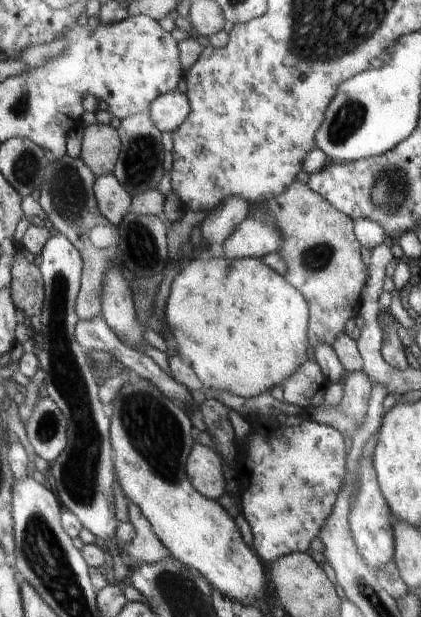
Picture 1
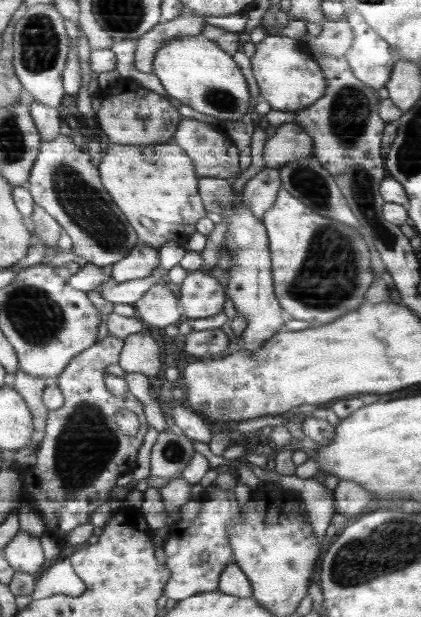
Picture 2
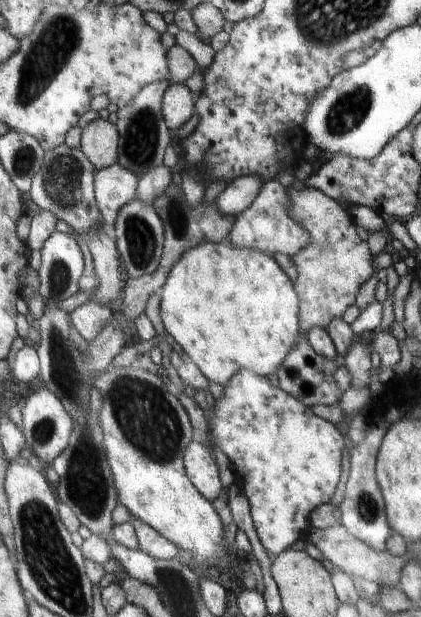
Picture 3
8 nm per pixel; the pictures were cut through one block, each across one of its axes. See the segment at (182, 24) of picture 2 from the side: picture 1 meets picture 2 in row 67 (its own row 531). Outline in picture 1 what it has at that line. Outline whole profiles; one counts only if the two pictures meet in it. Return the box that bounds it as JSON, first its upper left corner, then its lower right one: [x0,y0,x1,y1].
[119,502,167,571]

